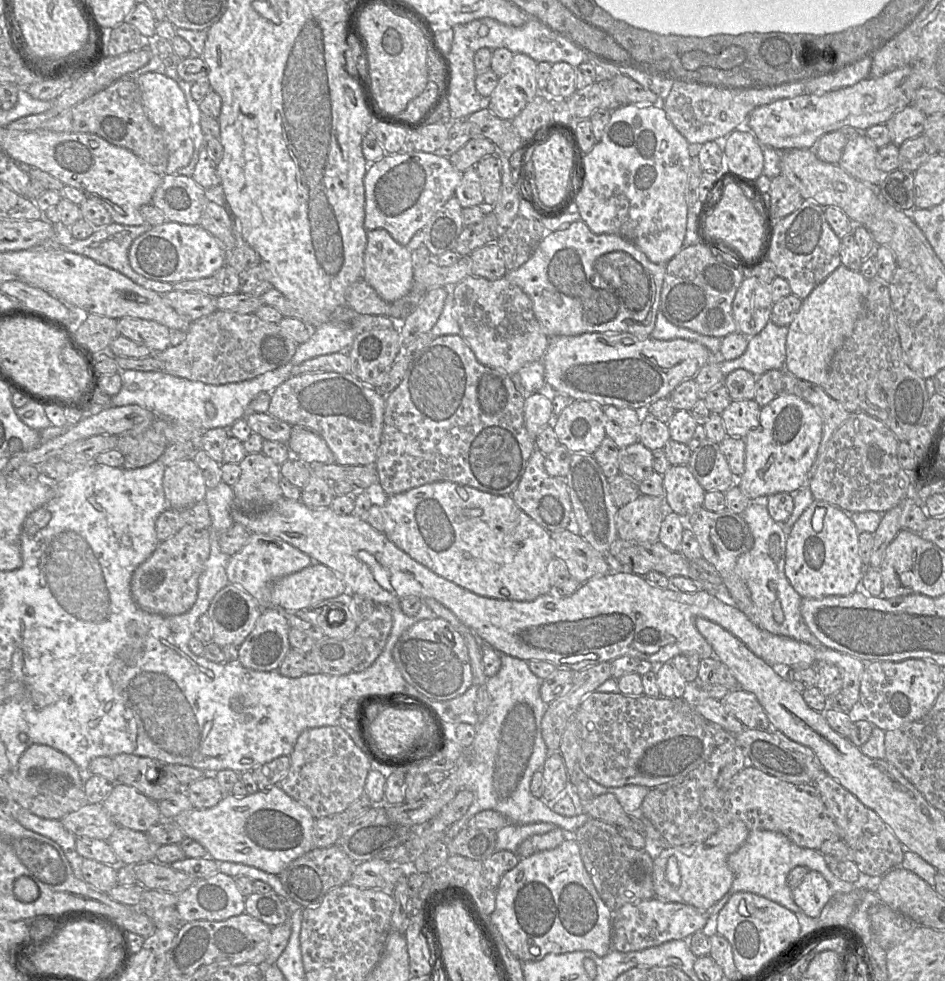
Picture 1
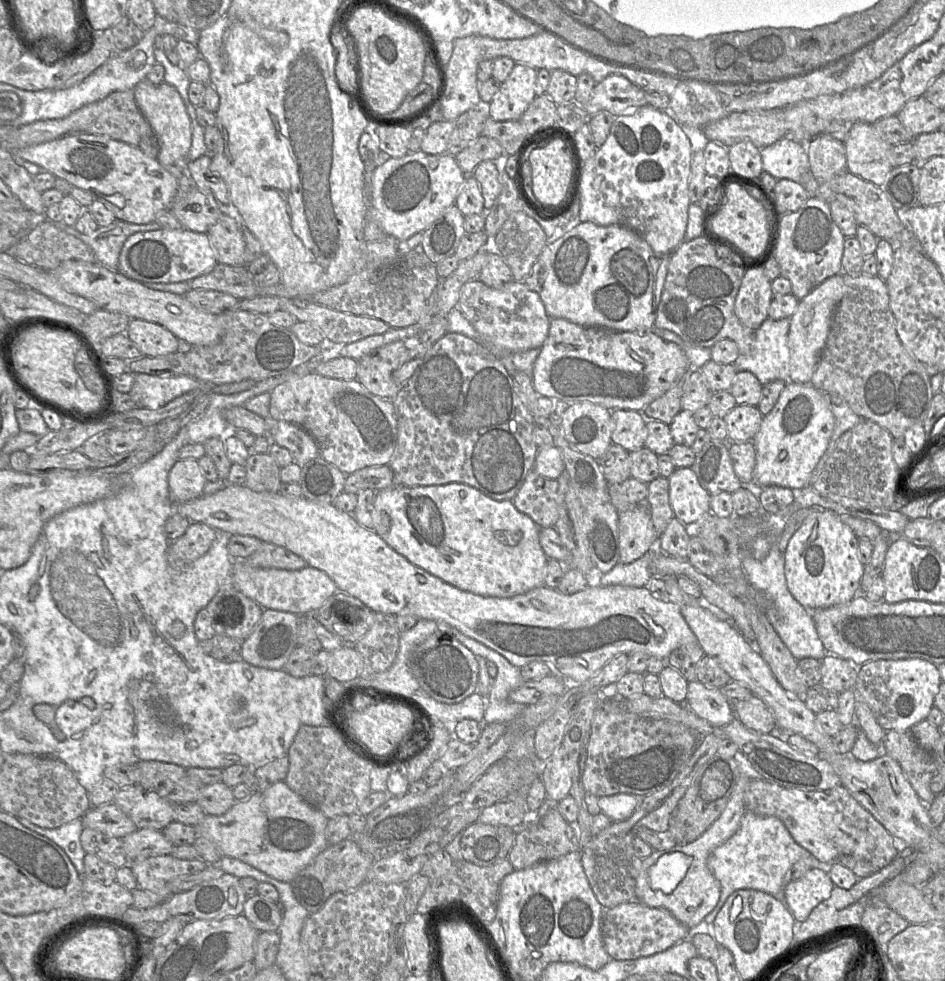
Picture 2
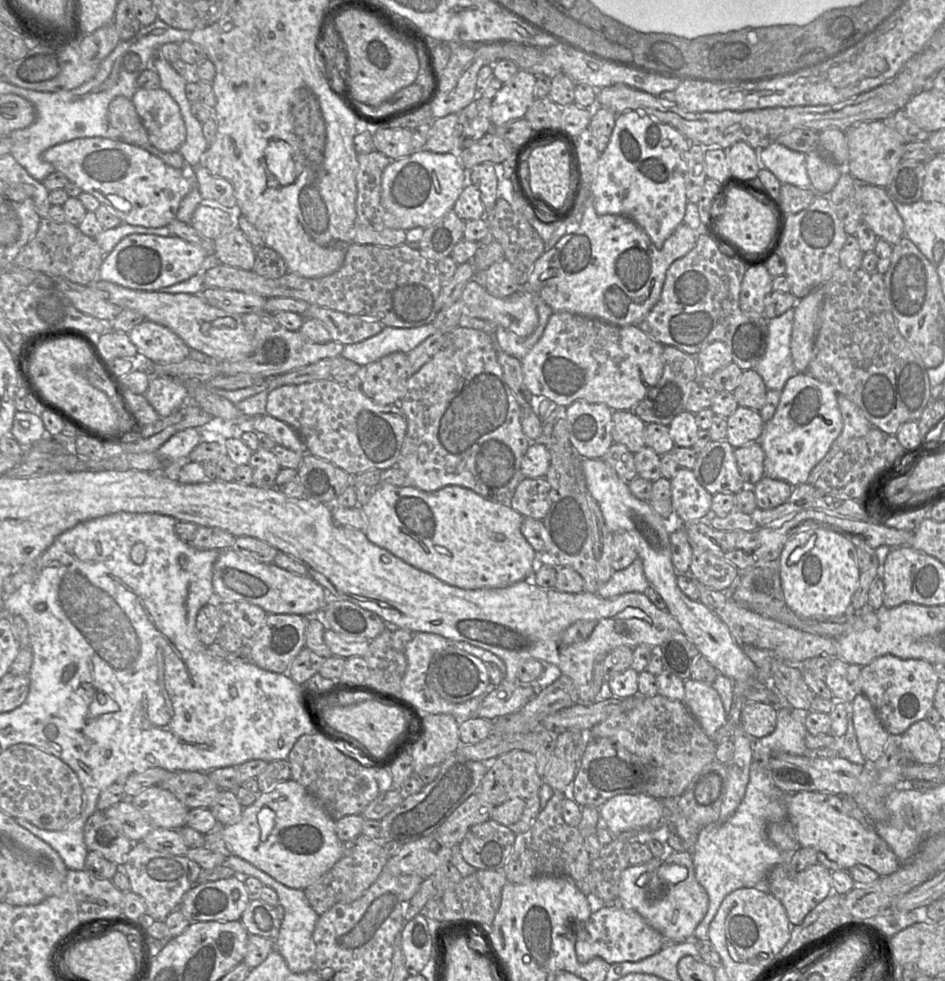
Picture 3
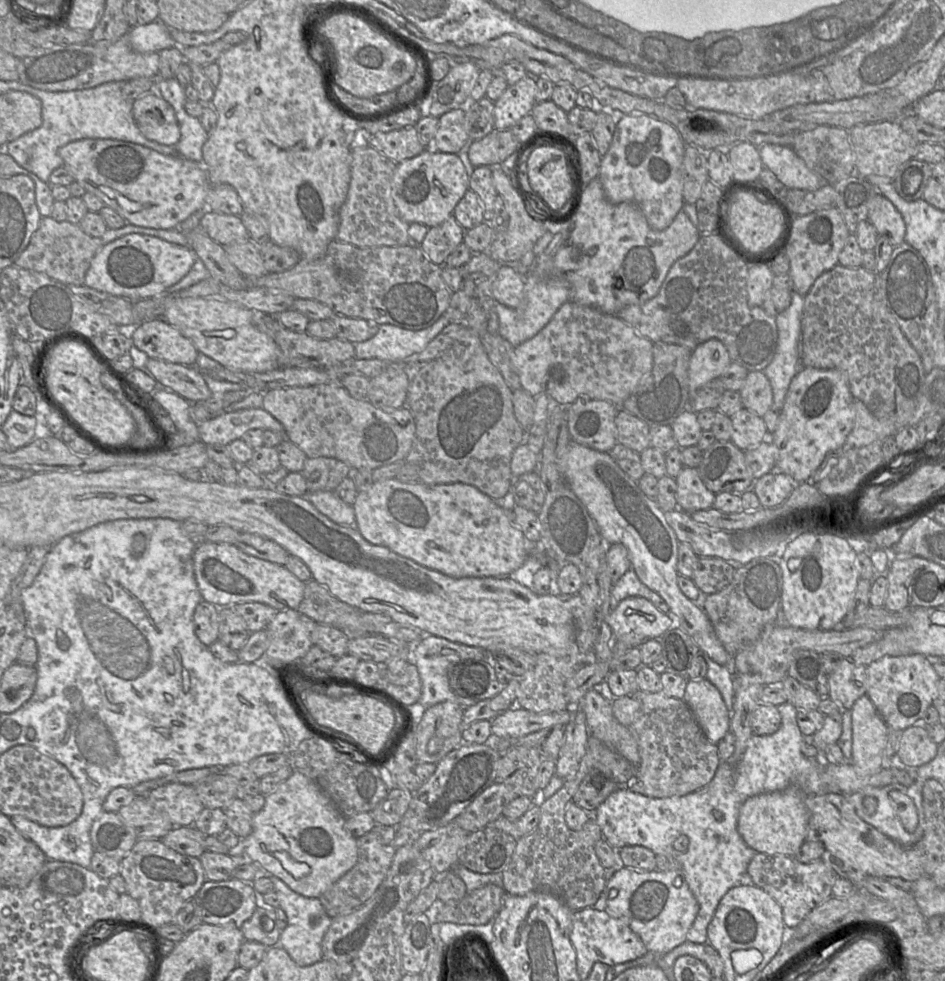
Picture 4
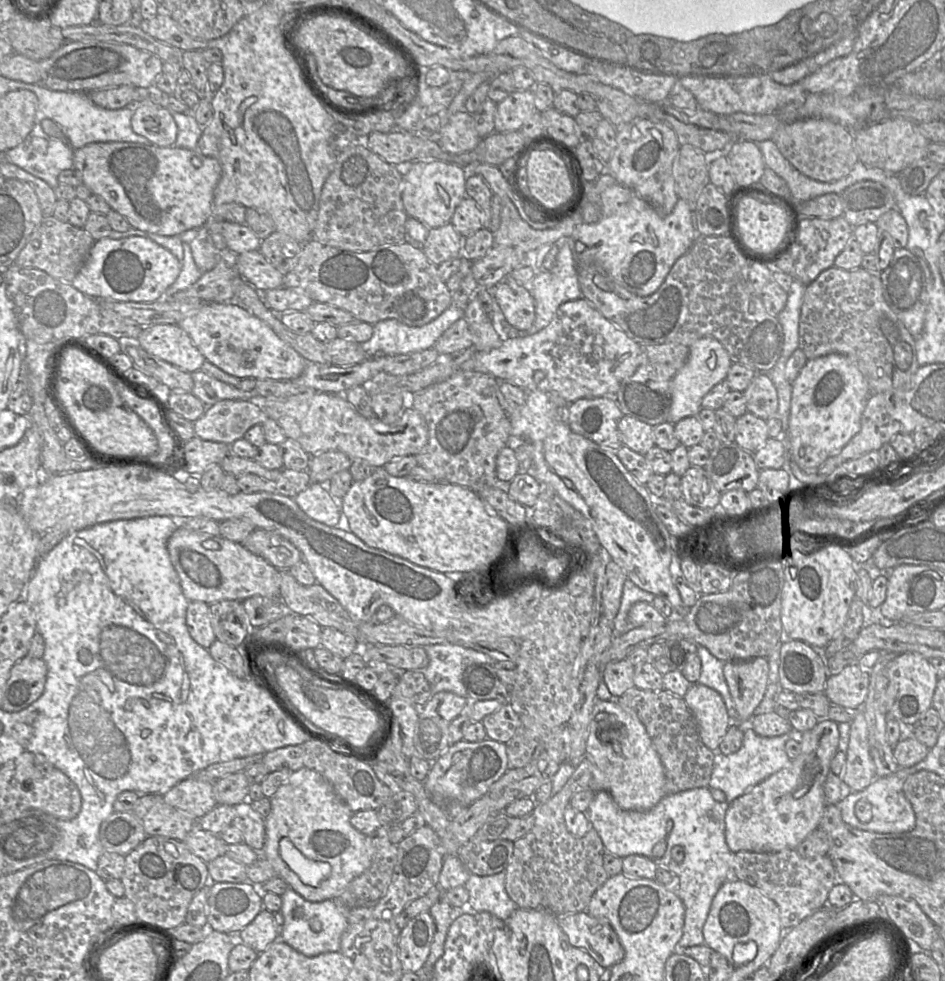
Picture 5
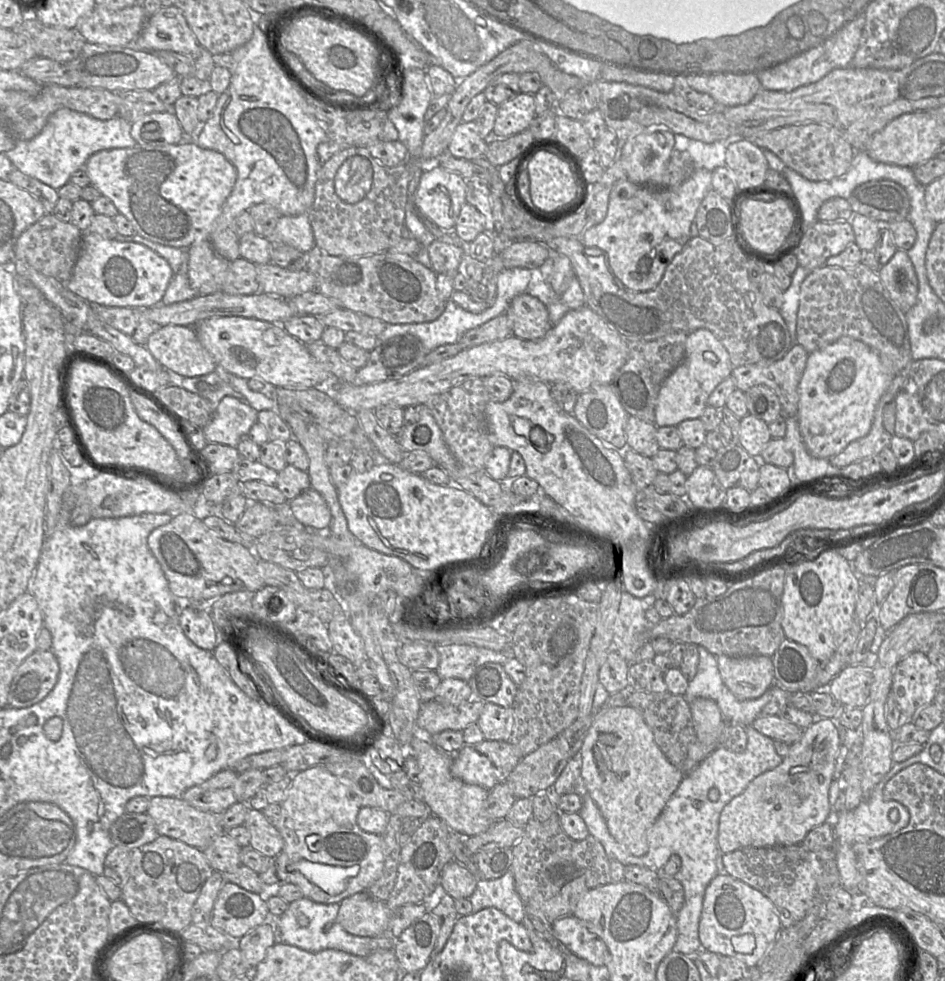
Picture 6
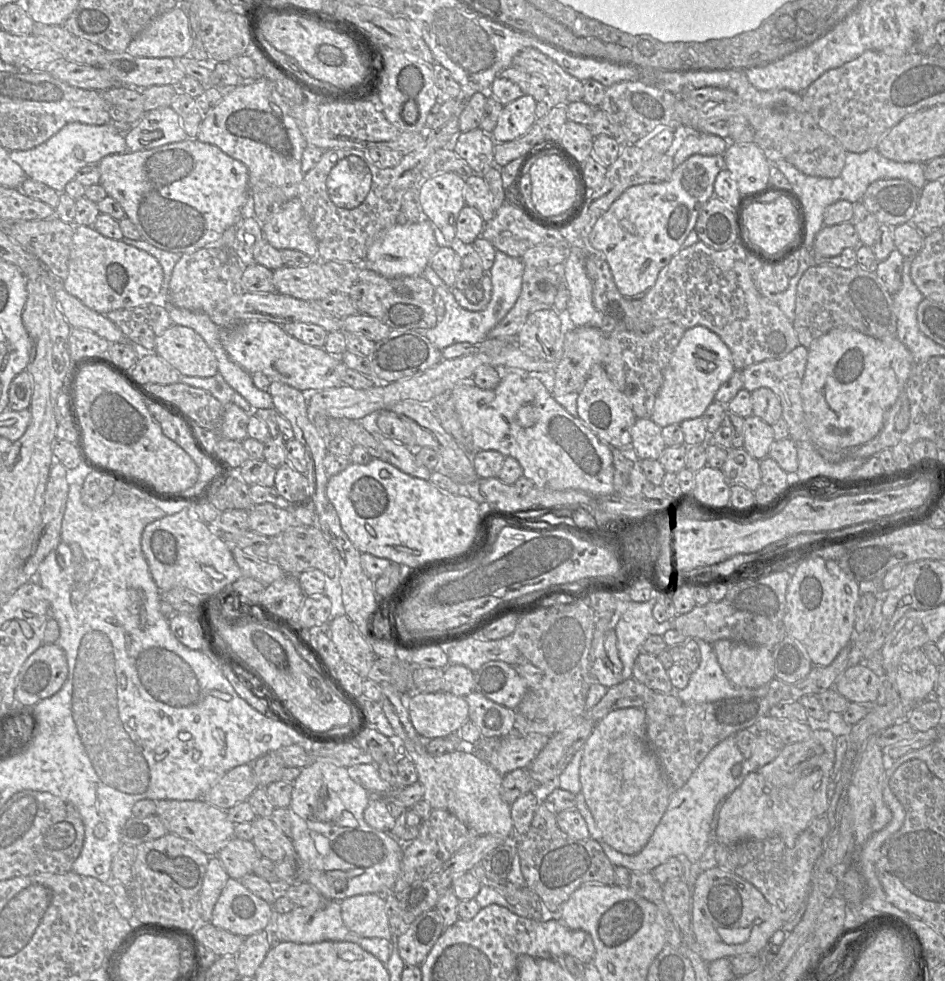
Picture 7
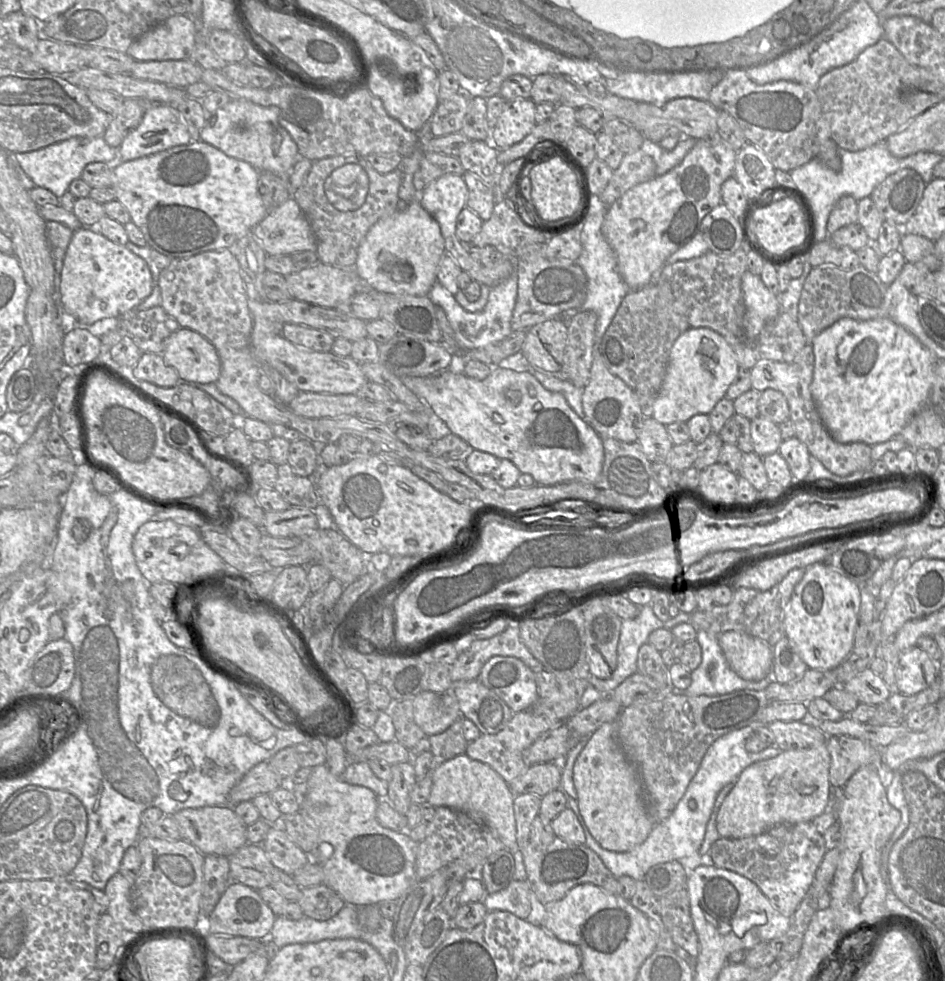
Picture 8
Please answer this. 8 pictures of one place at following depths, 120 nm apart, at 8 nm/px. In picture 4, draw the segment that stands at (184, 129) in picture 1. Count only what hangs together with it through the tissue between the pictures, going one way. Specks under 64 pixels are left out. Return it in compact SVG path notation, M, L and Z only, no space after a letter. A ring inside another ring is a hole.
M155 90L134 101L133 119L146 139L174 146L181 138L173 107Z

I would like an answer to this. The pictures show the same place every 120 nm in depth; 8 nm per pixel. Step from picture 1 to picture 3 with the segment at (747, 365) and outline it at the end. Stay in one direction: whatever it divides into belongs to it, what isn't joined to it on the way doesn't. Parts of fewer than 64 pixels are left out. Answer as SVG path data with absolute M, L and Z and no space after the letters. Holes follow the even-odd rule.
M792 307L782 315L768 320L768 341L763 358L754 370L762 377L768 390L782 391L788 379L796 373L792 360L790 342L793 329L795 308Z

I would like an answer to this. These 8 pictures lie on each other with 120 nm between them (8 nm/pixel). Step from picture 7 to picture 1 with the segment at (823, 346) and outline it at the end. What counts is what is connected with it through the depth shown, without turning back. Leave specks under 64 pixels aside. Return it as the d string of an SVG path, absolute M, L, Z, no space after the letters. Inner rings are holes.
M779 393L777 397L772 400L768 405L761 408L760 412L760 424L757 428L752 429L746 436L745 436L745 471L743 475L740 478L736 478L736 484L738 485L741 491L751 500L755 500L758 497L763 496L770 496L776 493L780 492L787 492L787 493L795 493L797 492L801 487L806 484L808 481L808 472L810 468L812 467L817 452L820 446L820 442L822 439L822 431L823 431L823 421L818 412L815 410L815 408L807 403L802 398L789 393Z

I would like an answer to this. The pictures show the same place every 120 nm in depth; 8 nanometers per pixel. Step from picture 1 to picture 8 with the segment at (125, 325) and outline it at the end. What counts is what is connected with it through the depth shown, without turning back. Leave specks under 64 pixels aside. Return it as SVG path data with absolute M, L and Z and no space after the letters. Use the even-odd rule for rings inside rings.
M180 327L163 342L162 356L186 382L215 383L221 371L220 357L200 333Z

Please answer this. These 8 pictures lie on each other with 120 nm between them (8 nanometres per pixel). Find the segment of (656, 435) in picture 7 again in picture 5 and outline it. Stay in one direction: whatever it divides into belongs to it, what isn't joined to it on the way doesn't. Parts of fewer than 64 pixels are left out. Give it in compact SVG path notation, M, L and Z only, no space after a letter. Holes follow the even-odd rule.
M622 416L618 430L622 444L641 455L646 455L655 446L653 427L636 418Z

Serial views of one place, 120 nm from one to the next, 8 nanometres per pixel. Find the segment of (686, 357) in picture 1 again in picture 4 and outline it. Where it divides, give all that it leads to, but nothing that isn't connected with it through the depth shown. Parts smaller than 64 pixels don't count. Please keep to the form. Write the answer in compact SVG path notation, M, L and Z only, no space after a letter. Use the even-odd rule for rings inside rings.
M567 301L538 334L514 347L512 365L519 376L522 389L532 396L547 395L562 407L568 407L577 398L607 401L621 407L651 372L653 342L639 335L617 315Z

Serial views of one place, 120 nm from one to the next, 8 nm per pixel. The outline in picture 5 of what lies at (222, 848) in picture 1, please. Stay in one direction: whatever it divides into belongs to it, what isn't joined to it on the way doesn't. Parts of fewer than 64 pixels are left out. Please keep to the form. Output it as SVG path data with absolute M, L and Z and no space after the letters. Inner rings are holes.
M302 767L301 769L297 770L297 771L293 771L292 774L290 775L289 779L282 784L278 790L275 792L275 794L270 797L271 800L271 812L270 814L265 818L265 824L266 824L266 841L265 841L265 845L262 849L262 851L257 851L260 853L260 857L264 857L265 859L267 859L269 861L269 863L272 865L272 867L274 868L276 875L281 877L294 891L296 891L299 895L301 895L305 900L310 901L310 902L322 902L324 900L328 900L328 899L333 899L337 896L339 896L342 891L346 888L346 886L357 876L361 875L365 870L367 870L372 861L373 861L373 845L372 845L372 841L369 838L369 835L364 835L363 833L359 832L358 830L356 830L350 823L350 819L353 815L352 810L348 807L348 805L337 795L337 793L335 792L335 790L333 789L332 785L317 771L307 768L307 767Z

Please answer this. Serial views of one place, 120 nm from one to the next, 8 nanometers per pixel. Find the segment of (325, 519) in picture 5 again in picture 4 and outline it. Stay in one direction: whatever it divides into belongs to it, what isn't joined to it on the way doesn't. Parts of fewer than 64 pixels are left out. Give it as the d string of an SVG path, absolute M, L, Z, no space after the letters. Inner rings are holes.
M316 491L307 493L307 499L333 522L344 526L355 526L353 505L343 502L334 492Z

